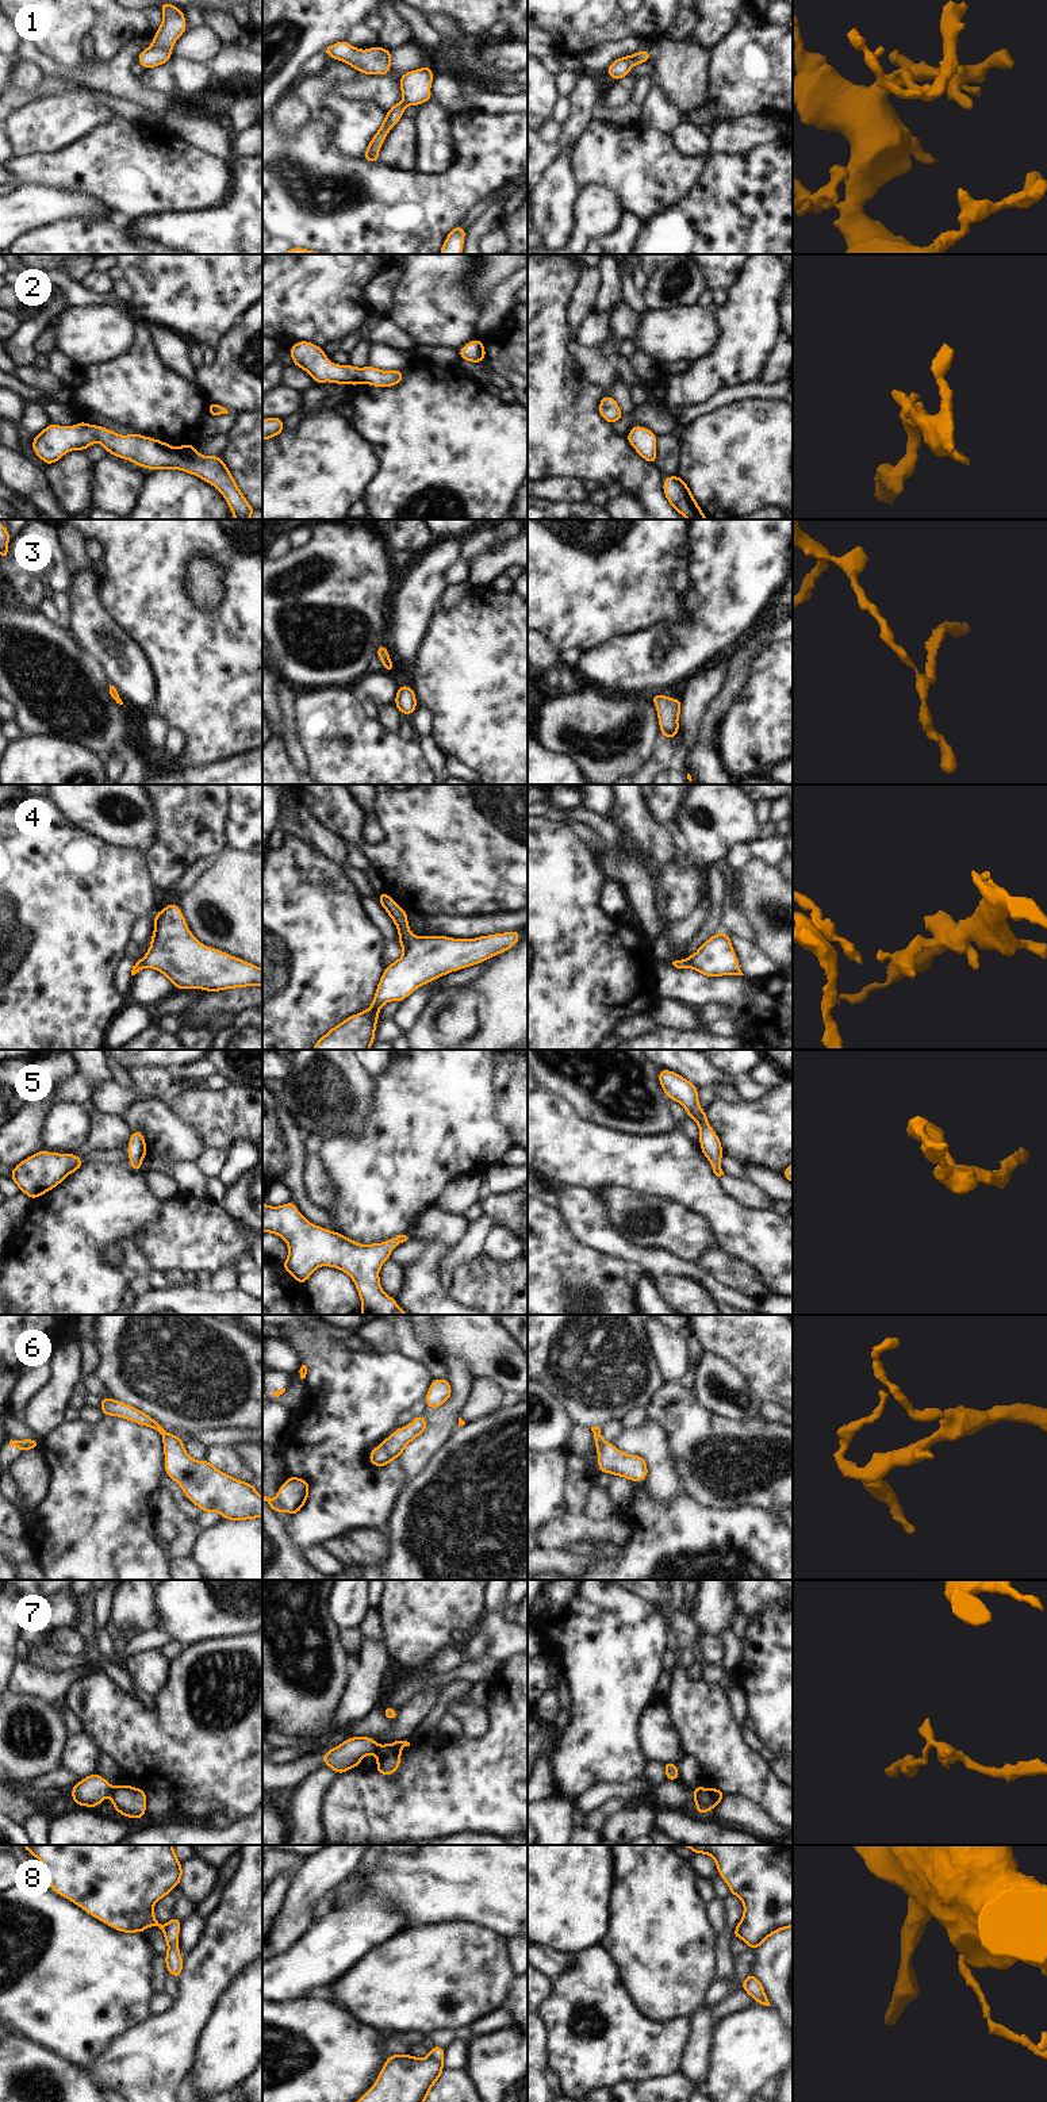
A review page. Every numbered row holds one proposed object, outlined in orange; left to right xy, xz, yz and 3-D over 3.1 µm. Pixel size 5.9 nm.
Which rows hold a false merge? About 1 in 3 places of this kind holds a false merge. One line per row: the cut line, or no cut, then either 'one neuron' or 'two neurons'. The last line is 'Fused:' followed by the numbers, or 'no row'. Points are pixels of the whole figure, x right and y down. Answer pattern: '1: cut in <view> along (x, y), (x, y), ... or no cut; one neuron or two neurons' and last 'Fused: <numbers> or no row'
1: no cut; one neuron
2: no cut; one neuron
3: no cut; one neuron
4: no cut; one neuron
5: no cut; one neuron
6: no cut; one neuron
7: cut in xz along (376, 1745), (372, 1752); two neurons
8: cut in xz along (428, 2055), (441, 2062); two neurons
Fused: 7, 8

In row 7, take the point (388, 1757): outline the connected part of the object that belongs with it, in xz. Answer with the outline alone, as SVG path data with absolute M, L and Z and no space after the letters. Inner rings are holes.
M395 1741L392 1744L376 1745L373 1752L375 1758L377 1760L376 1772L391 1776L400 1767L402 1756L400 1750L404 1746L410 1746L407 1741Z

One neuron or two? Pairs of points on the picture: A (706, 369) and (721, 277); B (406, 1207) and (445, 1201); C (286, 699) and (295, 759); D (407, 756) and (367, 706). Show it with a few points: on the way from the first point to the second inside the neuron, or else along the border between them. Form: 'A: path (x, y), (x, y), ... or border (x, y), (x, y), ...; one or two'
A: border (743, 268), (727, 288); two
B: border (453, 1177), (433, 1204); two
C: path (288, 714), (288, 736), (292, 744); one
D: border (360, 699), (363, 713), (376, 720); two

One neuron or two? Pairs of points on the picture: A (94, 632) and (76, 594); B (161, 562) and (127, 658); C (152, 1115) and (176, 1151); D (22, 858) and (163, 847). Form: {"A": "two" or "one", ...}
{"A": "one", "B": "two", "C": "one", "D": "two"}

